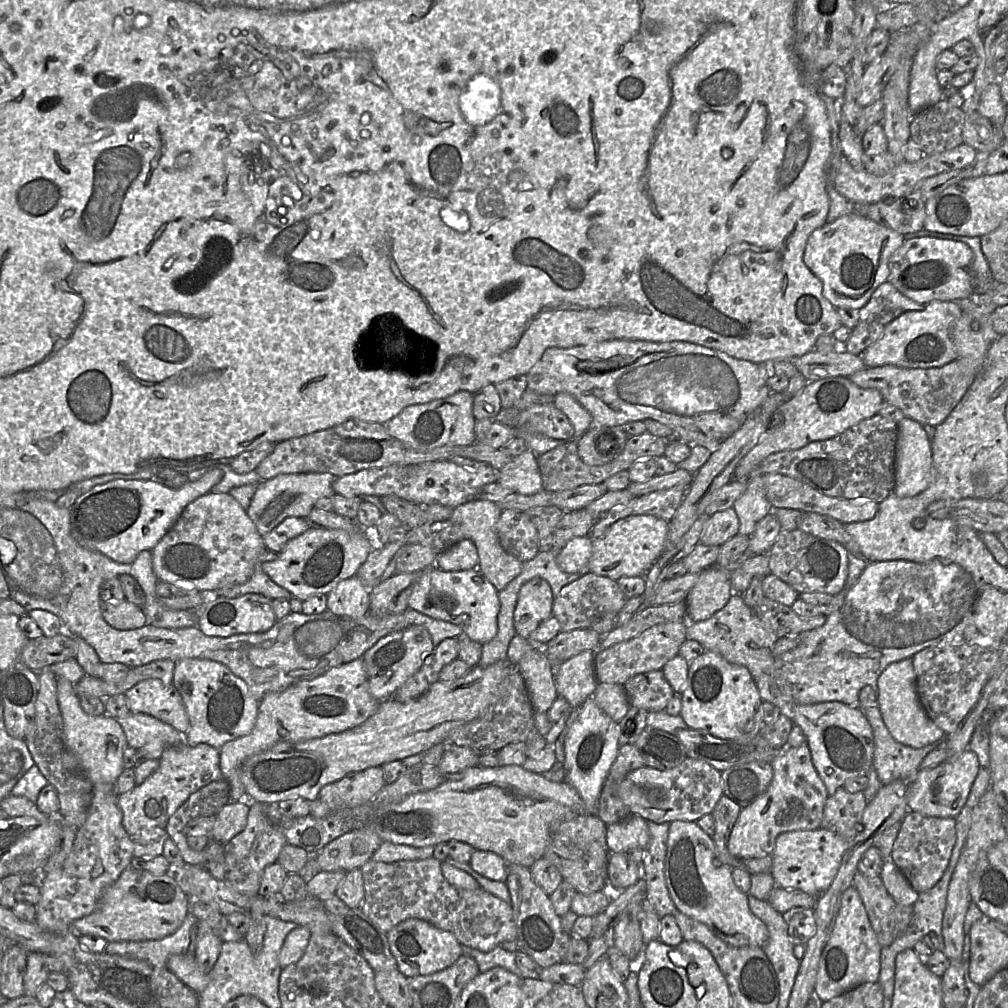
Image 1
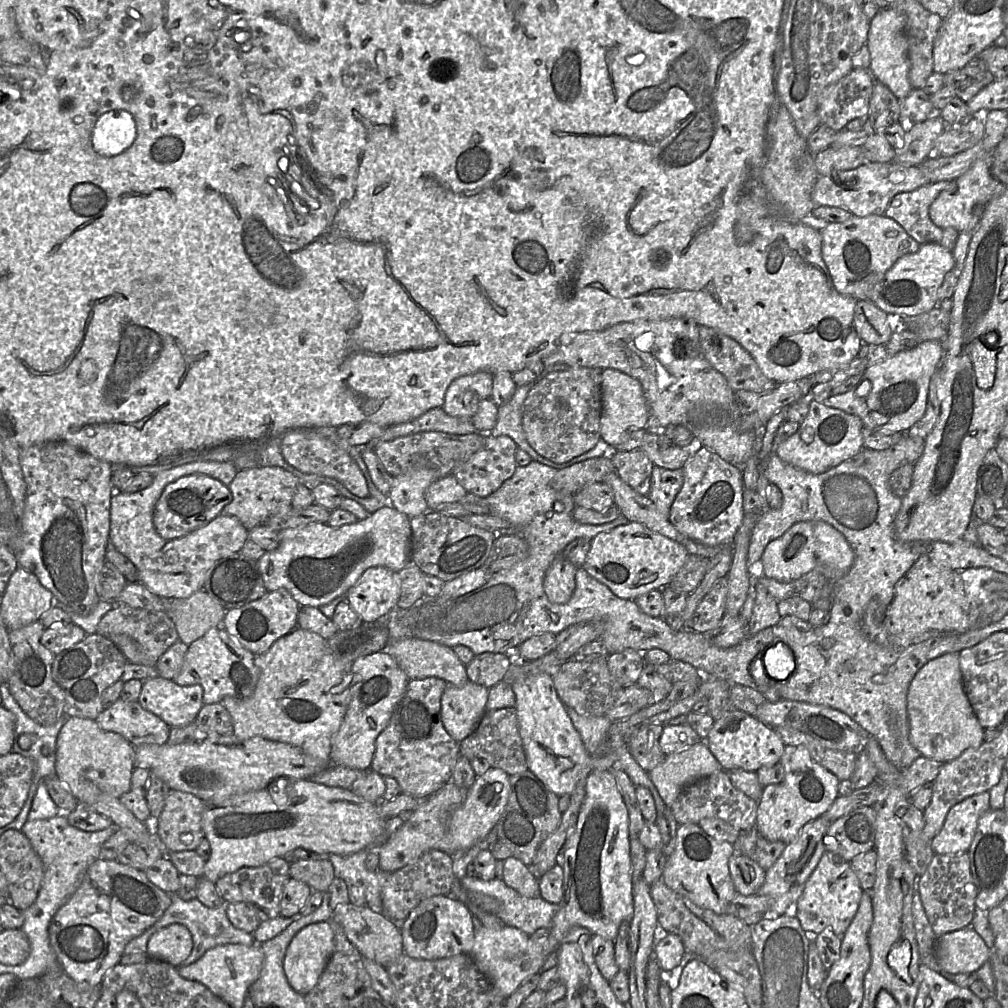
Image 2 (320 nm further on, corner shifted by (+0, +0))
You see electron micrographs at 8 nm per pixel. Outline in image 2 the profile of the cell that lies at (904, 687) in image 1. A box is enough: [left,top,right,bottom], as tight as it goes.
[907,653,985,764]

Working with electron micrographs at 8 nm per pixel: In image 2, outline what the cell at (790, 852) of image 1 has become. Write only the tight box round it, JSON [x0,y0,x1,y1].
[796,851,862,939]

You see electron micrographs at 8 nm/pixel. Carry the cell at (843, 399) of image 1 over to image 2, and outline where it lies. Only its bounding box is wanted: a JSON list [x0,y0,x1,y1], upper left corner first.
[776,401,863,474]

